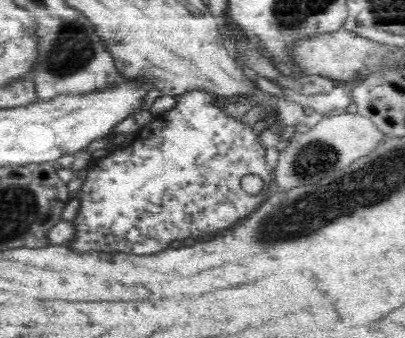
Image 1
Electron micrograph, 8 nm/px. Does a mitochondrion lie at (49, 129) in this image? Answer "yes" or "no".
no

